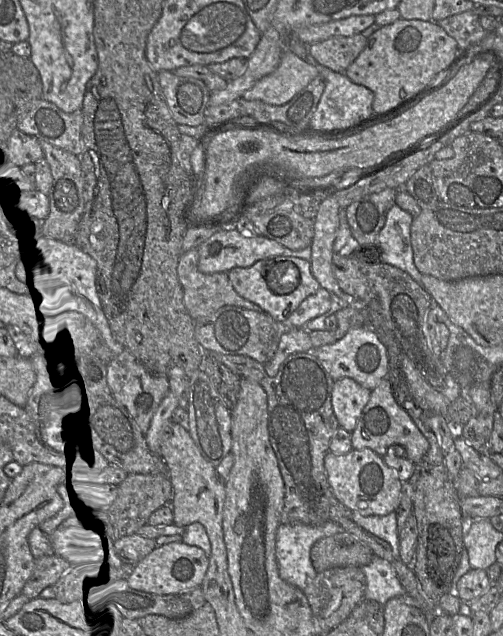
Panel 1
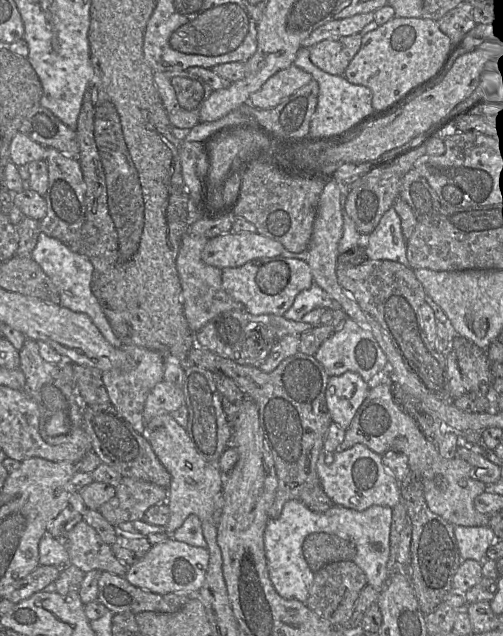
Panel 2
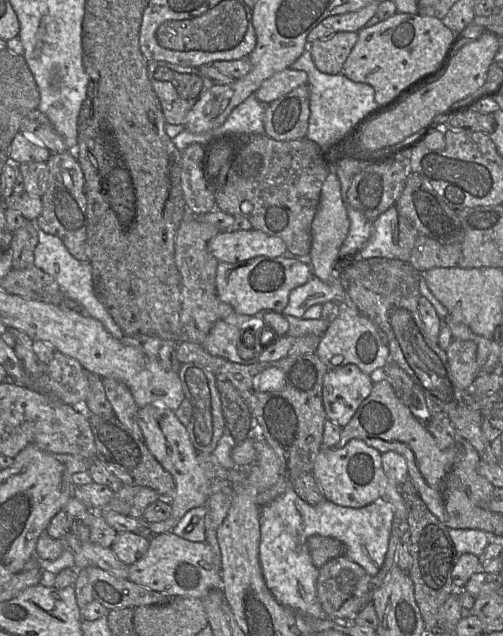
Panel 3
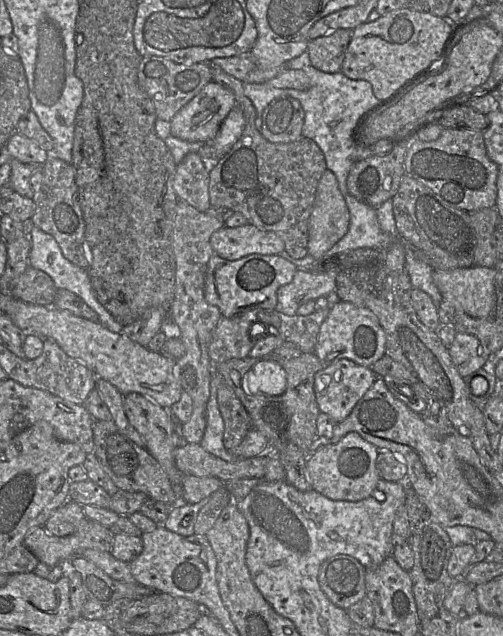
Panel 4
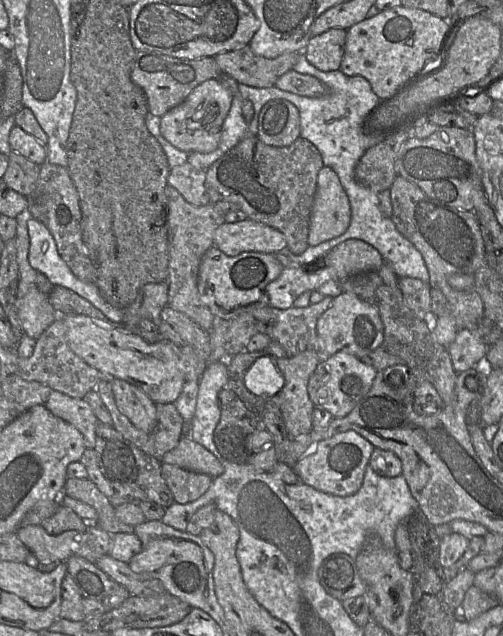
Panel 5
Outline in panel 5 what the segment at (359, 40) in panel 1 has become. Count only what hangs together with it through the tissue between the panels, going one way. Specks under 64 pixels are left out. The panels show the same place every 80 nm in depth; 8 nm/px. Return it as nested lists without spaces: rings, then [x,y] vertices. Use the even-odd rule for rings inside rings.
[[[331,28],[311,36],[304,49],[307,61],[324,72],[338,70],[344,55],[346,31],[342,28]]]

